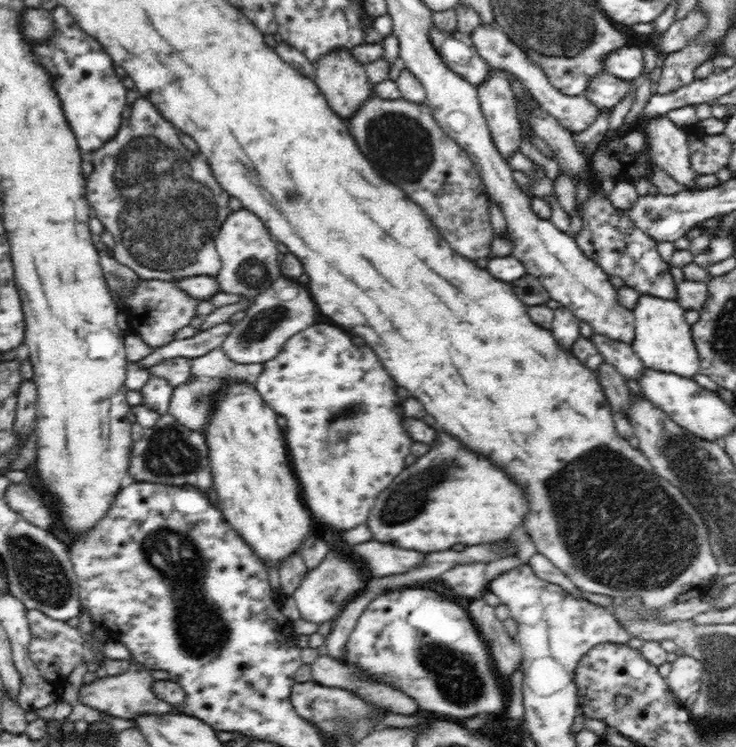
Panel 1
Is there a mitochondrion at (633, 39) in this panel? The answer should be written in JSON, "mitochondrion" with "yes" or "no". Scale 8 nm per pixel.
{"mitochondrion":"no"}

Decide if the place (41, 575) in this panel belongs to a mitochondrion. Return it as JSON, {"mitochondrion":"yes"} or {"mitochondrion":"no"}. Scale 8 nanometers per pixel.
{"mitochondrion":"yes"}

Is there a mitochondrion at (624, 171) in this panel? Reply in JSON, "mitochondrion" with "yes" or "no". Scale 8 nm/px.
{"mitochondrion":"no"}

